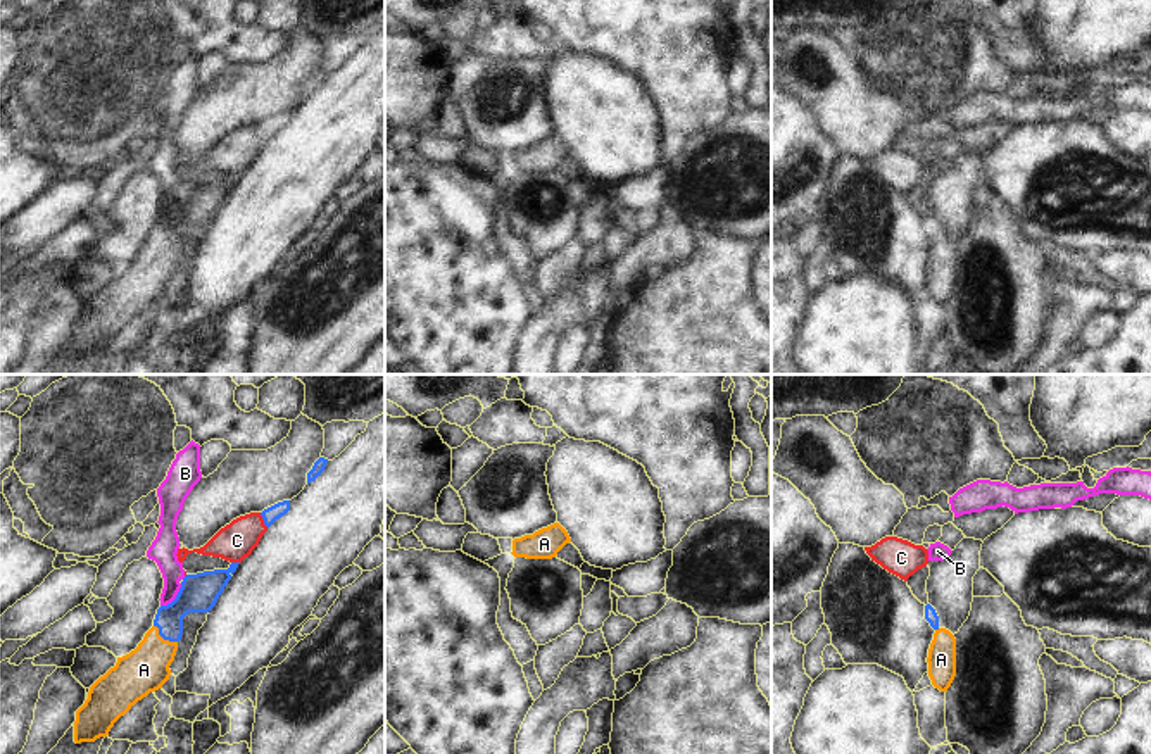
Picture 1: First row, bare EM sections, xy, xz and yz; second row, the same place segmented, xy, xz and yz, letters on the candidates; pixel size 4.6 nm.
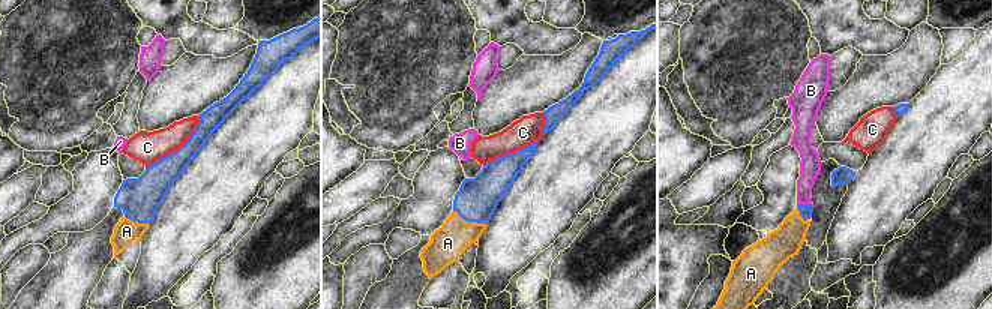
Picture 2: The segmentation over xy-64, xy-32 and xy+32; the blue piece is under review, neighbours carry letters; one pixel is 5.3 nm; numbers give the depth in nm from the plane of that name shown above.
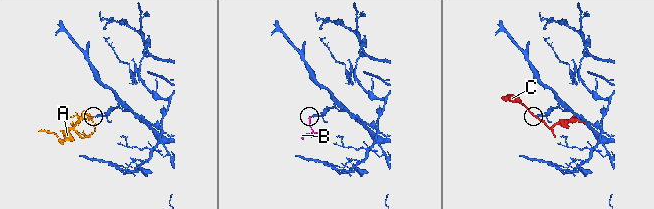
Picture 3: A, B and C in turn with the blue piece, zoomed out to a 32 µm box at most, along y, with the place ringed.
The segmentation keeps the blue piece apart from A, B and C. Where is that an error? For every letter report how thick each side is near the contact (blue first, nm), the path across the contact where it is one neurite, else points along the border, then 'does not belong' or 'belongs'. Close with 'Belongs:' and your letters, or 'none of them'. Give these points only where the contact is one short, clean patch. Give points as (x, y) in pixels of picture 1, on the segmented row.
A: 160/220 nm | across xy (195, 596), (168, 622), (164, 639), (144, 670) | belongs
B: 180/120 nm | along xy (182, 584), (176, 596), (161, 606) | does not belong
C: 70/170 nm | does not belong
Belongs: A

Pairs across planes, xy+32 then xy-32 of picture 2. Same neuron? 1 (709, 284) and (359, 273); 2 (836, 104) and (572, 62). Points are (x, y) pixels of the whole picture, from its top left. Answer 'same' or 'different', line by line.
1: same
2: same

